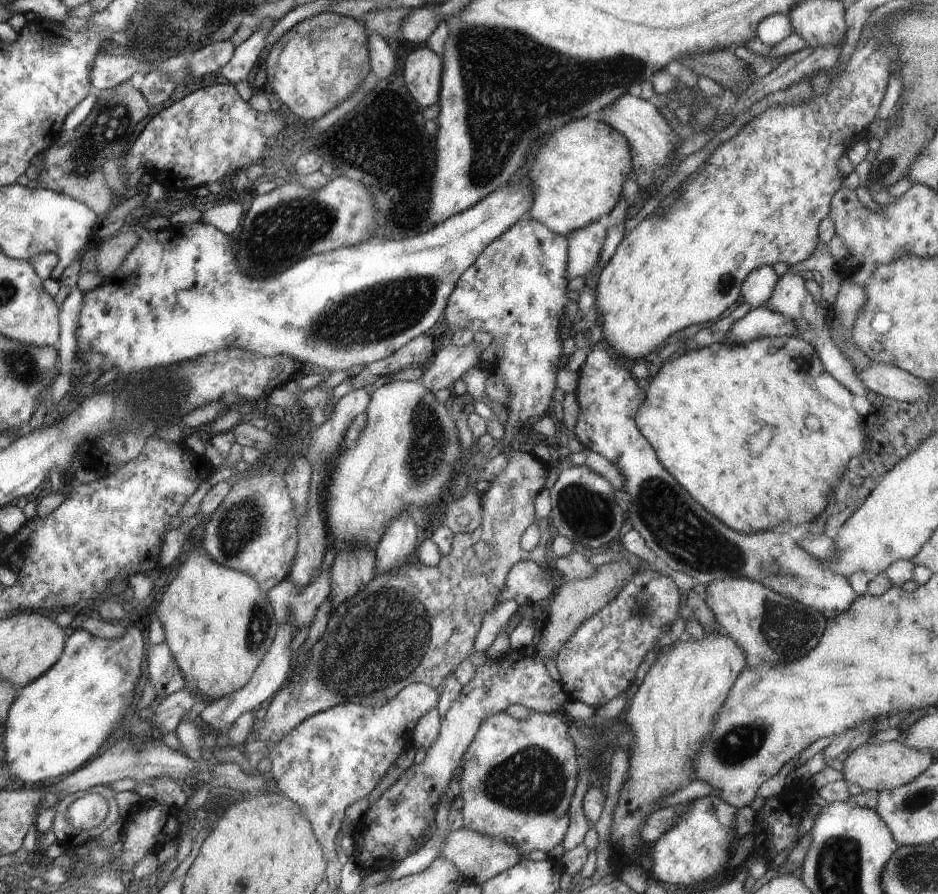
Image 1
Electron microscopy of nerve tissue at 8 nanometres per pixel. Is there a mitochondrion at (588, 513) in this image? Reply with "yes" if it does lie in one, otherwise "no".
yes

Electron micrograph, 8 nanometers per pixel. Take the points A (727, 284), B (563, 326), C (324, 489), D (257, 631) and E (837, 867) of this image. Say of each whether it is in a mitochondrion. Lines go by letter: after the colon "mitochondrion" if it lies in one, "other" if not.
A: other
B: other
C: other
D: mitochondrion
E: mitochondrion

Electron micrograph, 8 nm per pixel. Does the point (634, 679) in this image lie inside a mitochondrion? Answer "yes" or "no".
no

